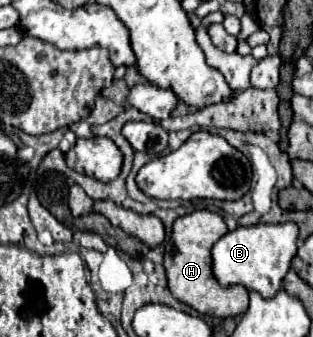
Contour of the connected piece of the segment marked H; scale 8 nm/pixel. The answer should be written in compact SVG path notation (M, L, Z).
M196 210L174 222L172 236L166 244L164 268L168 276L168 288L176 300L188 304L198 314L228 318L228 316L242 316L244 310L248 310L248 290L244 286L222 288L212 276L210 250L226 232L228 228L220 214L208 210Z

